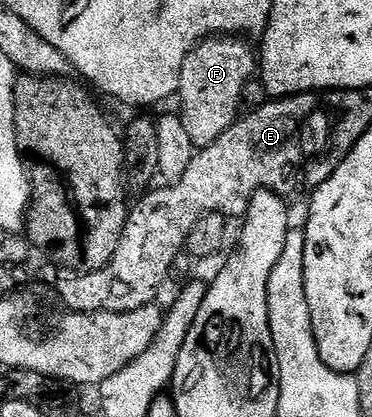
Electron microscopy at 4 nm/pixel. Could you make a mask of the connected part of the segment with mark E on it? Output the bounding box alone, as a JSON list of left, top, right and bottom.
[59,92,318,313]

